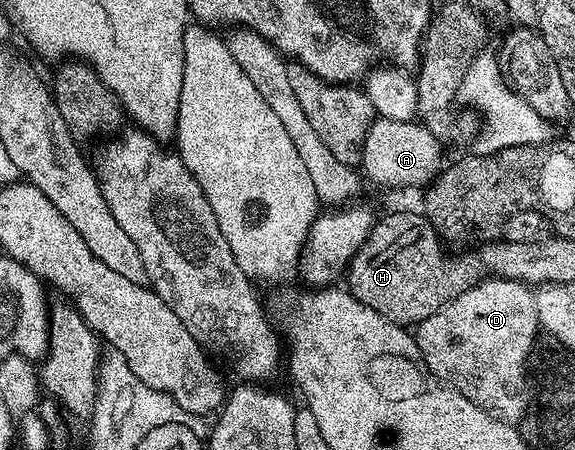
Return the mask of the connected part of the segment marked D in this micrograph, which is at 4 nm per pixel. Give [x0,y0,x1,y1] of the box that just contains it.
[415,276,539,424]

